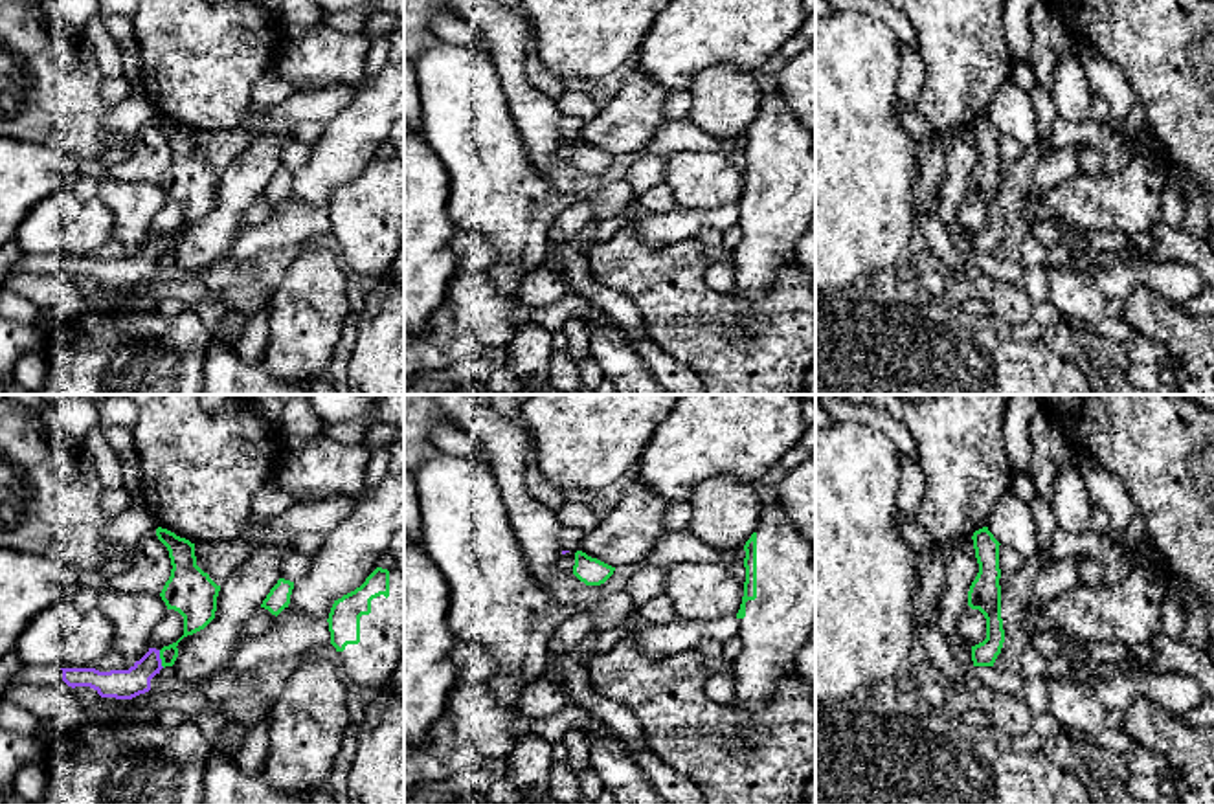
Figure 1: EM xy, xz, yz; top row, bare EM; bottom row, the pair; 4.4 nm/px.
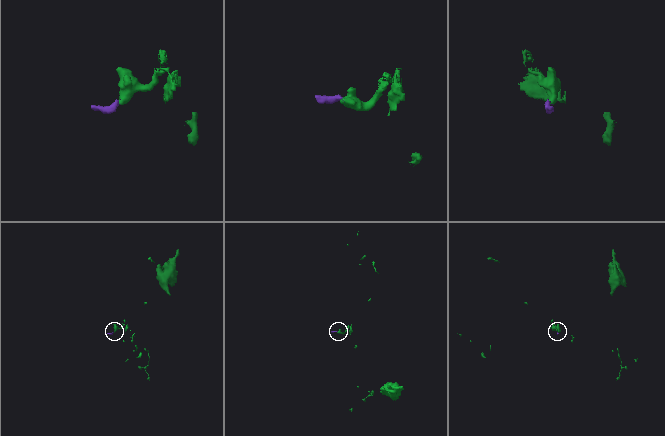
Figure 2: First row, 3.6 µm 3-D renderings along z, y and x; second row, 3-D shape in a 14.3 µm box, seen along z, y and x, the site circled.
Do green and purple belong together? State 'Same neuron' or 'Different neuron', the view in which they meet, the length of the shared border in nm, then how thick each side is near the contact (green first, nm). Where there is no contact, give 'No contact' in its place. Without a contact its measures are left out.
Same neuron. Touches green in xy. Shared border 80 nm. Thickness 130 nm (green) against 130 nm

